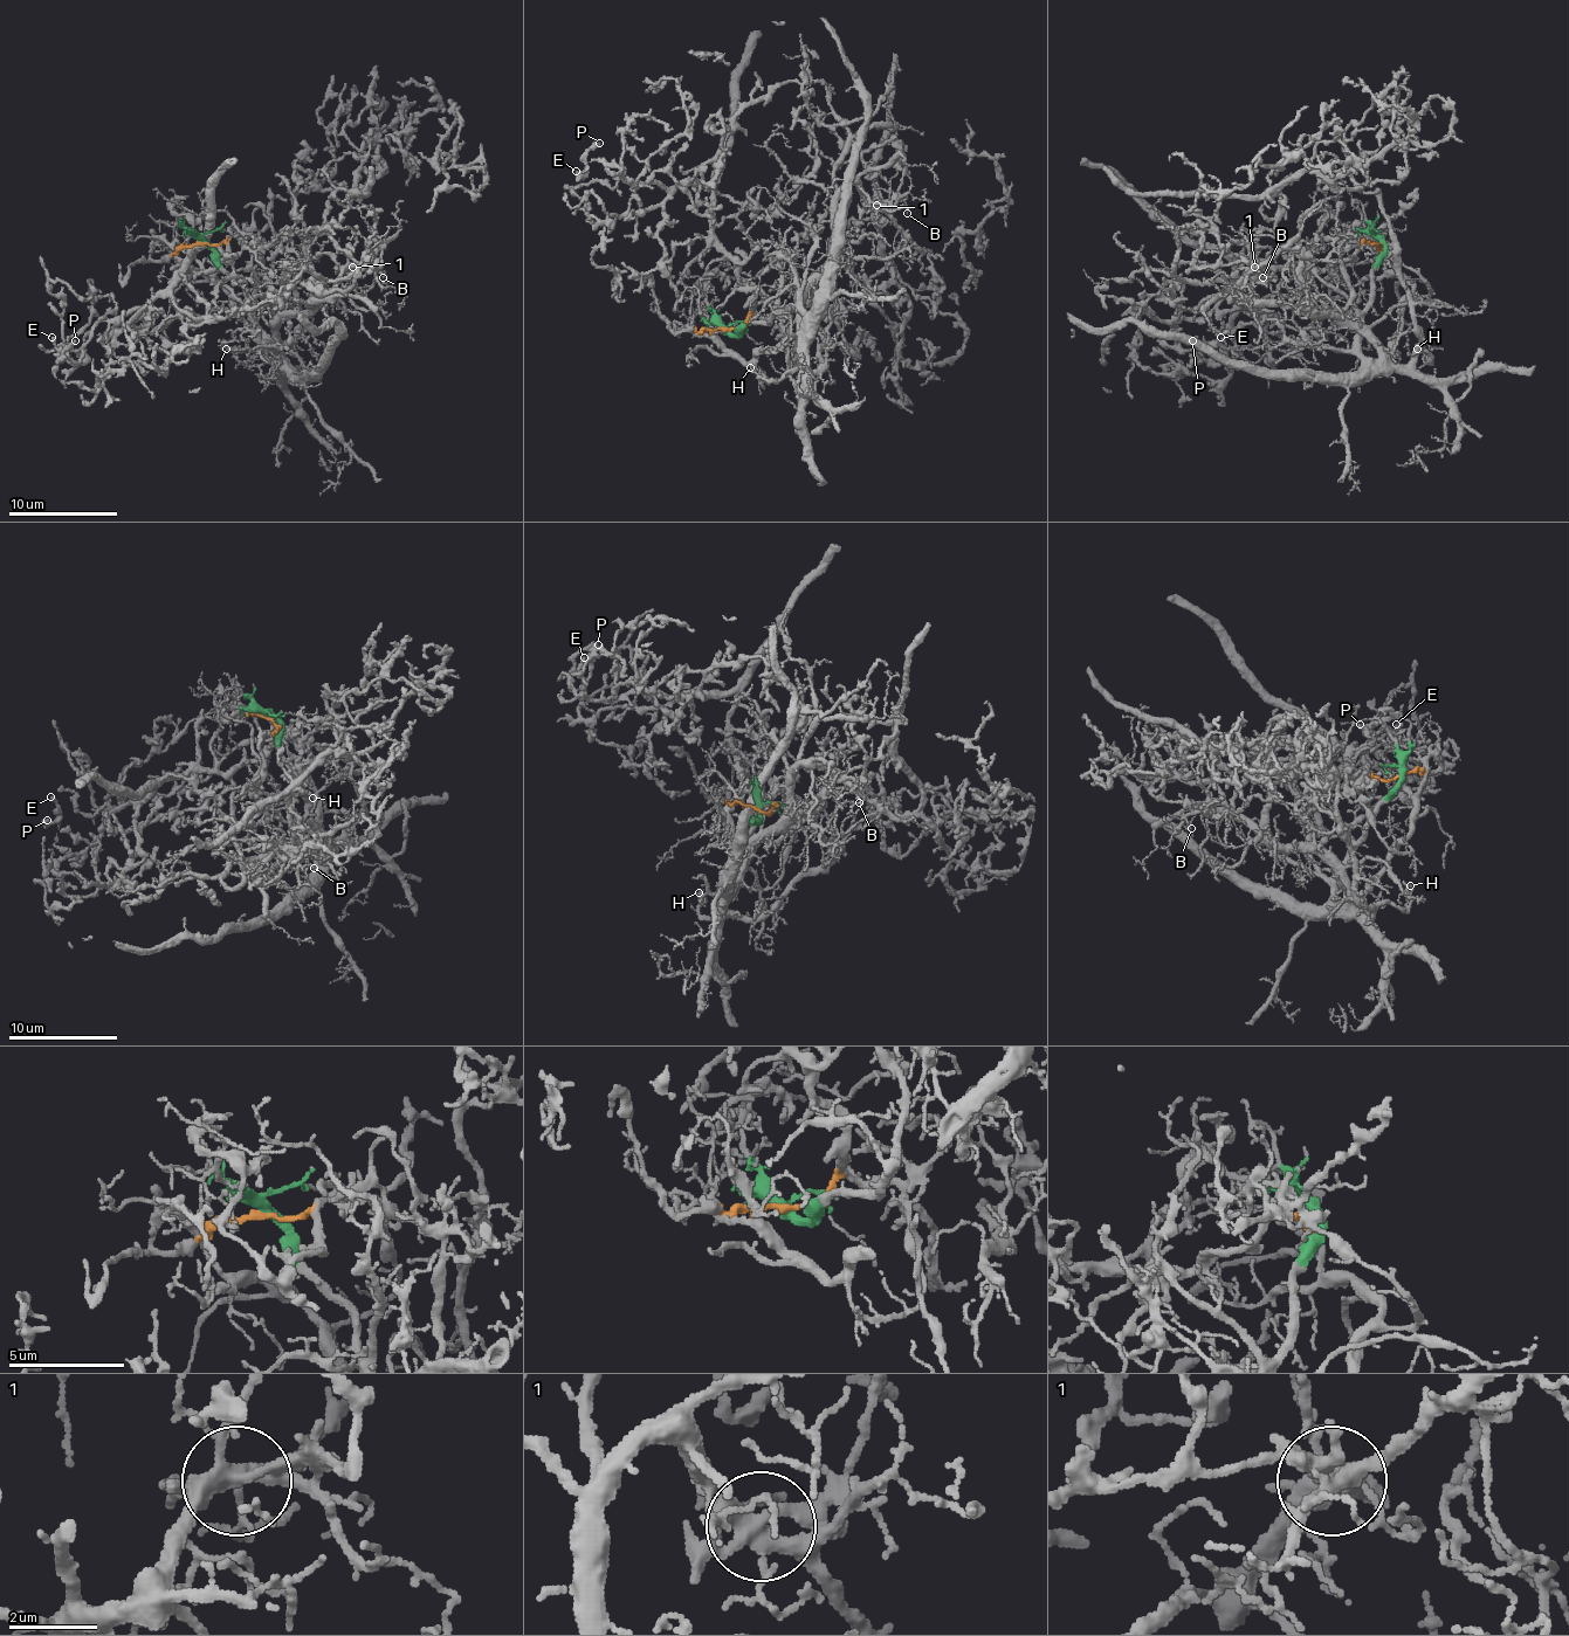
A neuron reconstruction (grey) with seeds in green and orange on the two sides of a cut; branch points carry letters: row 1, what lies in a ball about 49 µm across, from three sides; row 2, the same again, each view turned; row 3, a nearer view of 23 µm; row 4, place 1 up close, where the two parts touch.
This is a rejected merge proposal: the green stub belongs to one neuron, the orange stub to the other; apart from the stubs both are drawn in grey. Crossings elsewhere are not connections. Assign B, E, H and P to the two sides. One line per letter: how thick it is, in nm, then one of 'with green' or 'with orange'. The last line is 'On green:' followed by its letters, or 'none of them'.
B: 90 nm | with green
E: 200 nm | with orange
H: 150 nm | with green
P: 280 nm | with orange
On green: B, H

